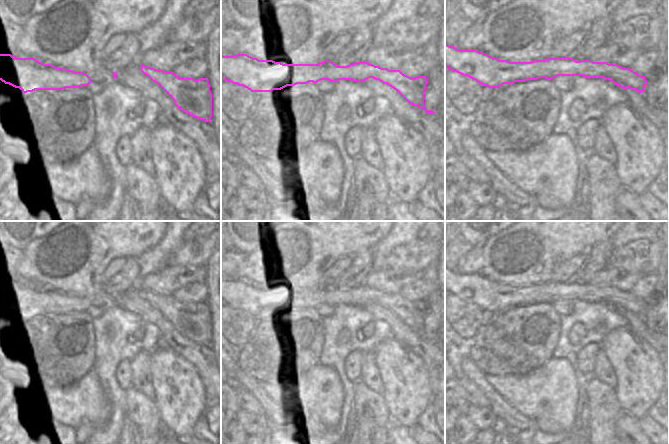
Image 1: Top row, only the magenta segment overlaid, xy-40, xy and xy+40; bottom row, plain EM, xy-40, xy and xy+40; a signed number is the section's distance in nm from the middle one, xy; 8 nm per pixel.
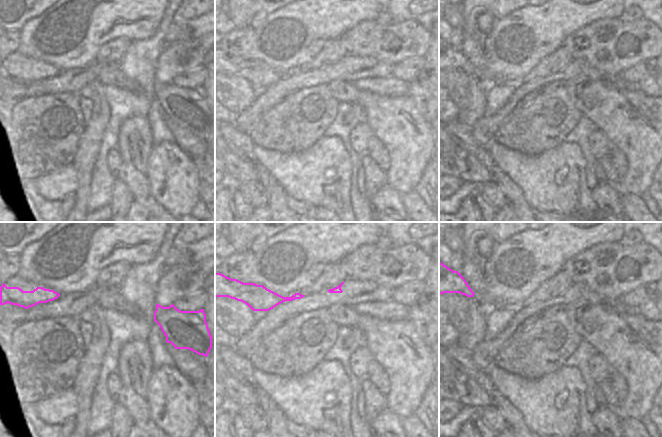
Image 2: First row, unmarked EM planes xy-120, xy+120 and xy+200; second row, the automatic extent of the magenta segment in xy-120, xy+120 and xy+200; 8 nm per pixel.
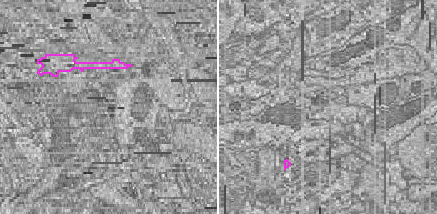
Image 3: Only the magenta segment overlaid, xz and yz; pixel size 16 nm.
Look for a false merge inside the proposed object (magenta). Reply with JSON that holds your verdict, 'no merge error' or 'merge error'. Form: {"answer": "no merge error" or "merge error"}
{"answer": "no merge error"}

